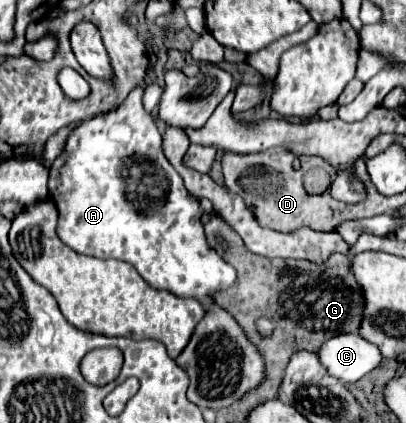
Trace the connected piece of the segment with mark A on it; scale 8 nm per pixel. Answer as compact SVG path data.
M134 89L130 91L130 95L124 99L122 105L118 105L114 111L106 113L106 115L98 115L92 117L84 123L80 123L66 139L62 153L56 157L56 161L50 165L50 181L48 181L48 191L50 191L50 199L54 201L56 209L58 209L58 227L56 233L60 237L60 241L64 245L68 245L70 249L74 249L76 253L82 255L92 255L92 257L100 257L100 259L122 259L130 265L136 267L136 271L144 277L146 283L150 283L156 289L166 289L178 297L196 297L202 303L208 299L212 301L212 293L220 291L220 289L228 289L234 281L236 281L236 269L232 265L228 265L214 249L208 247L206 237L204 237L204 229L200 223L200 215L202 209L198 205L198 199L190 195L190 191L184 187L182 177L176 173L176 169L168 163L168 159L164 157L162 151L162 135L154 125L154 119L148 111L144 111L142 107L142 89Z

